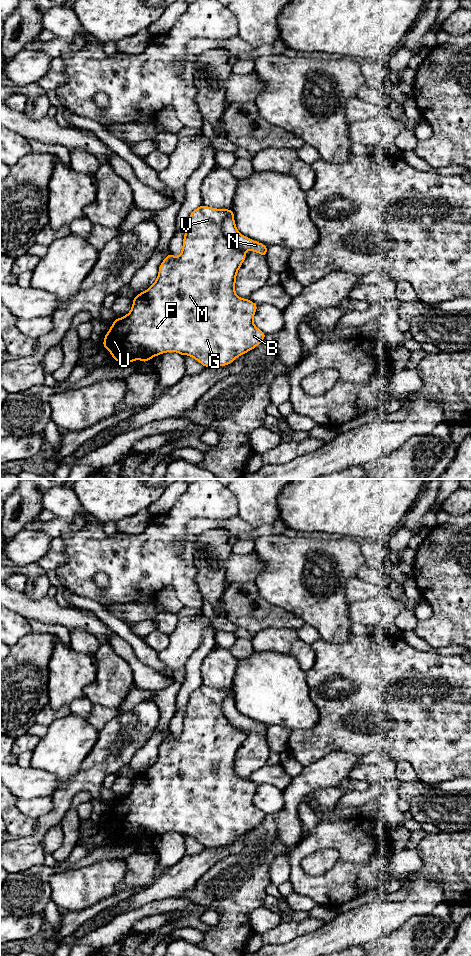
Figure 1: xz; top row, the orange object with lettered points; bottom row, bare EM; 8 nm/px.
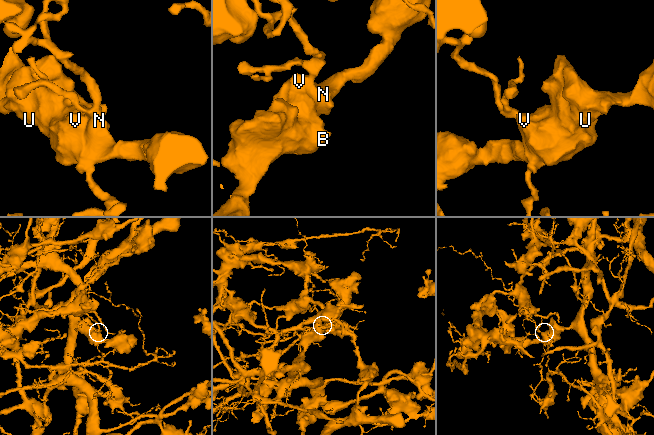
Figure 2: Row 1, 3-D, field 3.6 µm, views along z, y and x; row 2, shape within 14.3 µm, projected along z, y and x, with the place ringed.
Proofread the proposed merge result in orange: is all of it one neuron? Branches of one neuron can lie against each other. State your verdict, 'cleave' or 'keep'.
cleave

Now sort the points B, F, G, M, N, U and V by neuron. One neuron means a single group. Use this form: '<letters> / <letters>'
B F G M U V / N

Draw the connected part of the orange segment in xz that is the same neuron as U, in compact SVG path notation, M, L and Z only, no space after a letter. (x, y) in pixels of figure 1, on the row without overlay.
M202 684L190 694L181 734L174 737L169 733L165 737L159 745L156 761L146 771L136 775L131 791L122 798L116 798L104 816L102 825L111 833L114 842L134 843L140 839L144 843L154 836L173 831L193 837L204 847L226 846L264 820L266 814L253 803L258 785L235 773L236 755L246 733L234 727L224 716L223 704L228 692Z

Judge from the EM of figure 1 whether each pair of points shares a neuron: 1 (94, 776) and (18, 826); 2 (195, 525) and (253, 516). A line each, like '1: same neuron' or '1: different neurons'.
1: different neurons
2: different neurons

